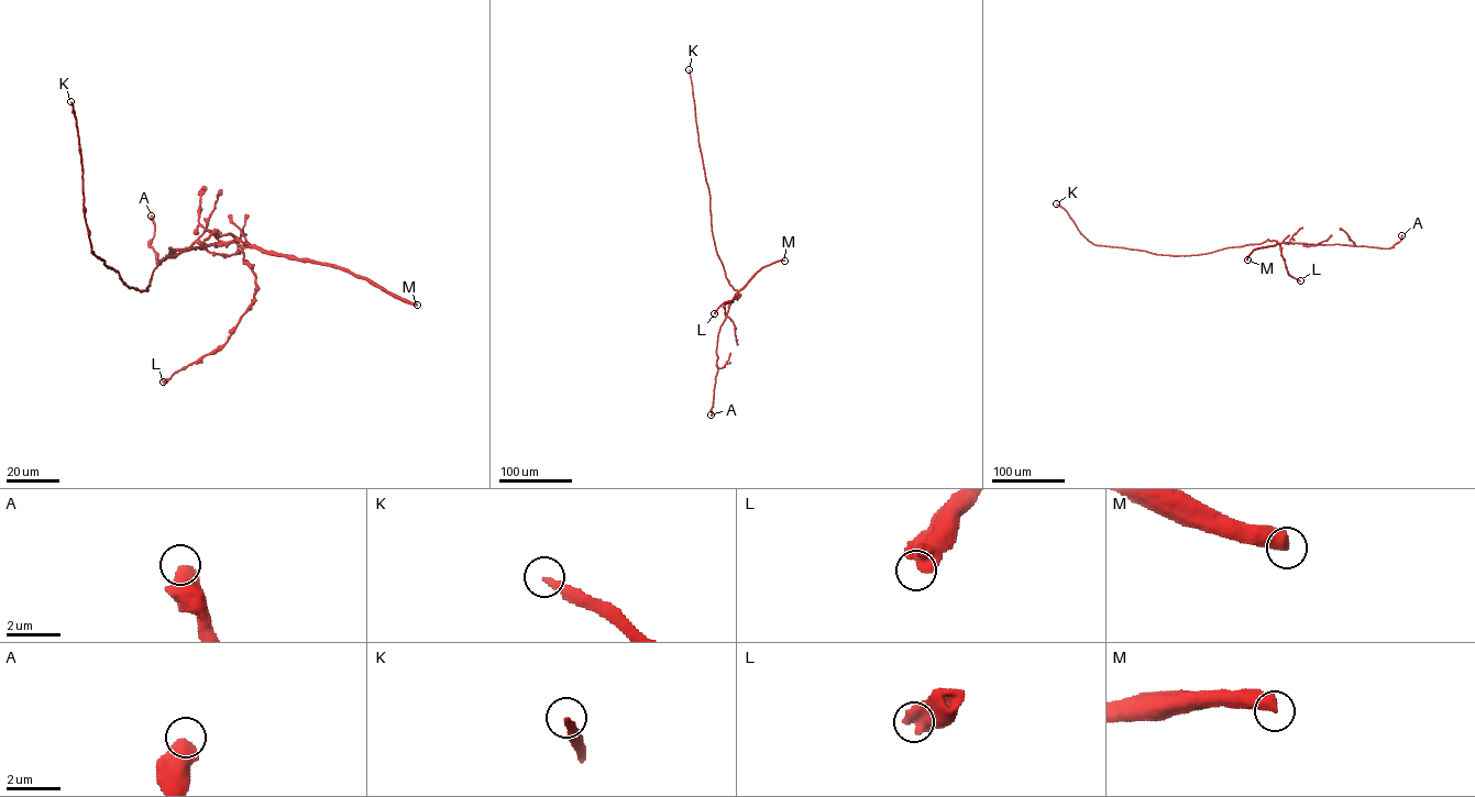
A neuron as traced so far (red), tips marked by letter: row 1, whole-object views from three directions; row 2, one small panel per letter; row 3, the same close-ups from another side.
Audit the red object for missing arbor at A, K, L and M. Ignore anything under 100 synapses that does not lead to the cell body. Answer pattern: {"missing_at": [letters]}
{"missing_at": ["K"]}

